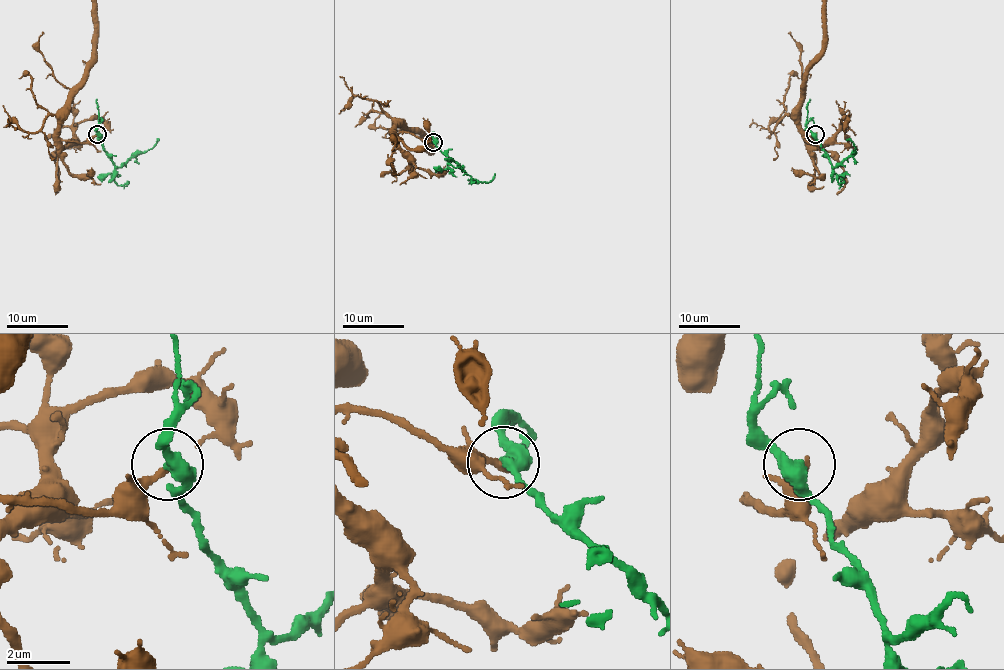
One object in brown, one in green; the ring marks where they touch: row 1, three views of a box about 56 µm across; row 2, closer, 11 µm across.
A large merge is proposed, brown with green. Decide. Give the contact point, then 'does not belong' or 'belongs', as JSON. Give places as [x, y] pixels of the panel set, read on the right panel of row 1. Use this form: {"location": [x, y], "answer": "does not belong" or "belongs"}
{"location": [815, 134], "answer": "does not belong"}

